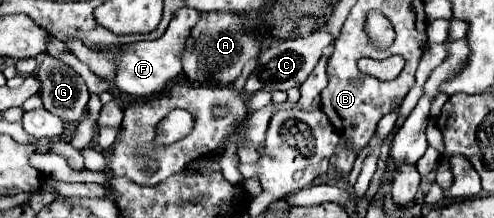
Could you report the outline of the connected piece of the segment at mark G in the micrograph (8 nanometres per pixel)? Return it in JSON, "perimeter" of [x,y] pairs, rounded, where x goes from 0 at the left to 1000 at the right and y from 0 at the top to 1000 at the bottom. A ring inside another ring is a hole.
{"perimeter":[[[87,257],[75,330],[87,486],[132,560],[156,560],[176,486],[180,422],[168,358],[107,257]]]}

